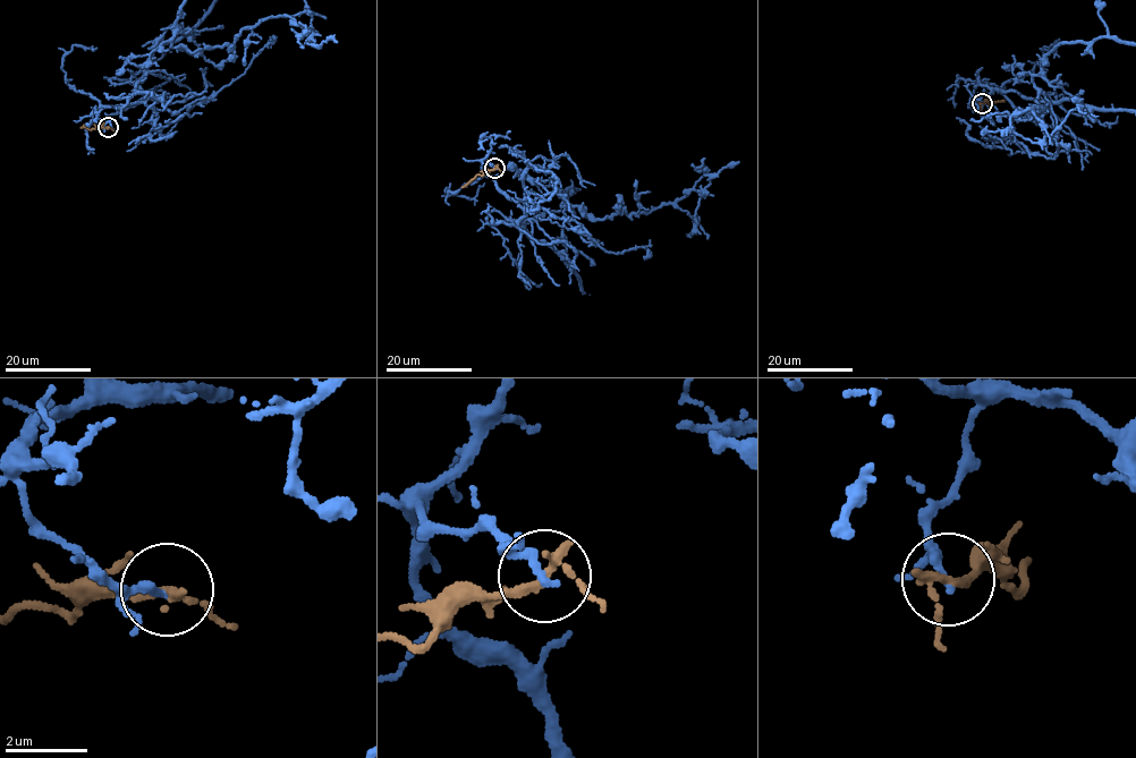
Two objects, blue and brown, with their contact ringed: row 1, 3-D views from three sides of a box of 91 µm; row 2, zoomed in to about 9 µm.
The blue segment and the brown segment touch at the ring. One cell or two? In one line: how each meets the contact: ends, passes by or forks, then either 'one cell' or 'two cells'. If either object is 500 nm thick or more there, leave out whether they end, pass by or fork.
blue ends there; brown passes by; two cells

